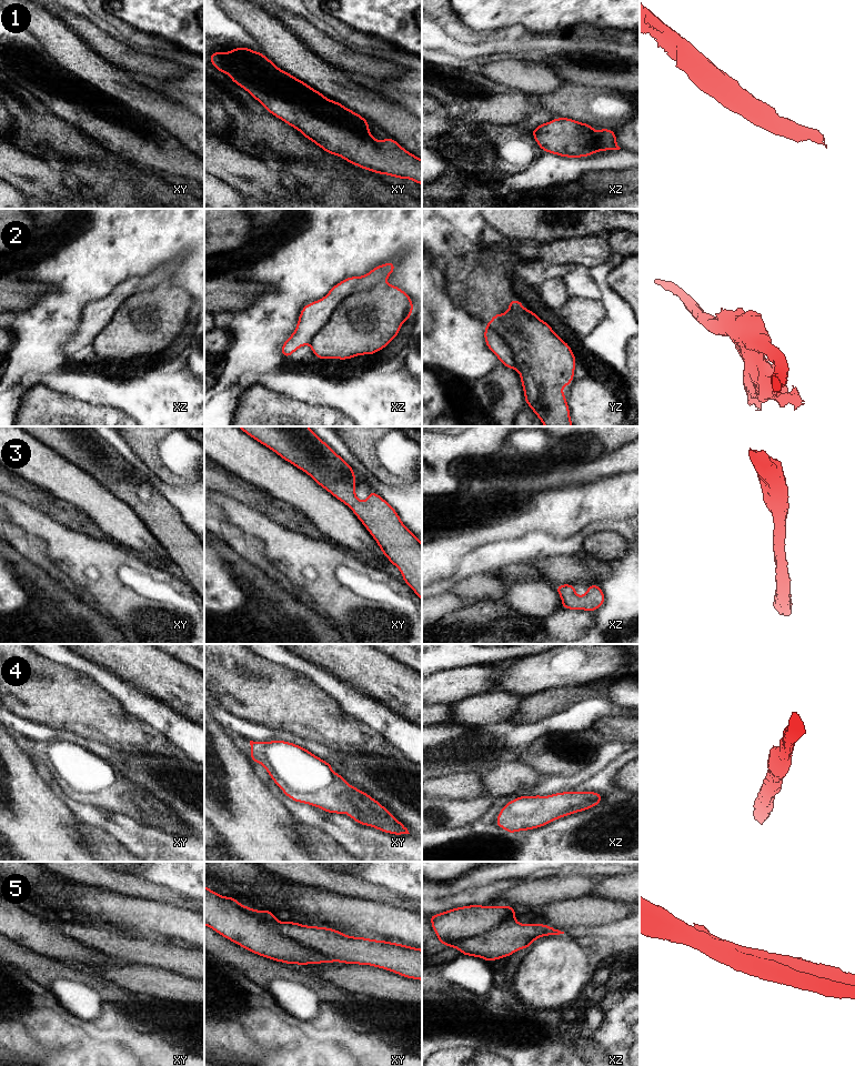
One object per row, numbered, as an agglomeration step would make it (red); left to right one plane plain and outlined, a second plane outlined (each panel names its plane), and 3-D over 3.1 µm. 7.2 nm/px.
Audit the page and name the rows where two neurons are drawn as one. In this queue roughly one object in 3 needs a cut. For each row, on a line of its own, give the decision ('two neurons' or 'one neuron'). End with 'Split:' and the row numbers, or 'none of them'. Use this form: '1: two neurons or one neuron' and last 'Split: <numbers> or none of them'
1: one neuron
2: two neurons
3: one neuron
4: one neuron
5: two neurons
Split: 2, 5

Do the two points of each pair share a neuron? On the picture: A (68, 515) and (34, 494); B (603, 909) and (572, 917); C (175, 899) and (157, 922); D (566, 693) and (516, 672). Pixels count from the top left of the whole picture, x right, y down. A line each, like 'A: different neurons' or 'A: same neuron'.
A: same neuron
B: same neuron
C: different neurons
D: different neurons

